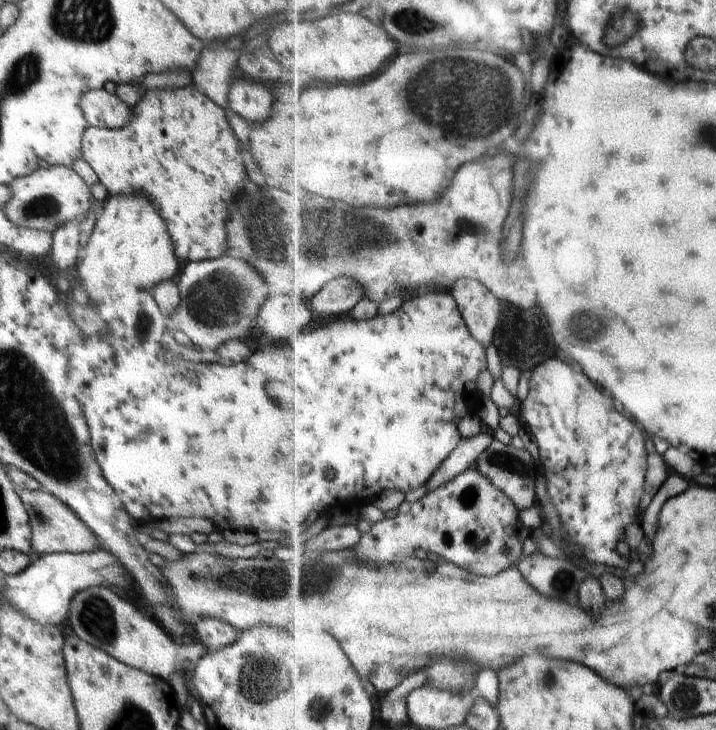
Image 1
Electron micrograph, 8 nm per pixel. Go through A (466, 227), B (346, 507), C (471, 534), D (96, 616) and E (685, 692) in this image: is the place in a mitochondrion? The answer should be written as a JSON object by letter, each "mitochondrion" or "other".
{"A":"mitochondrion","B":"other","C":"other","D":"mitochondrion","E":"mitochondrion"}

